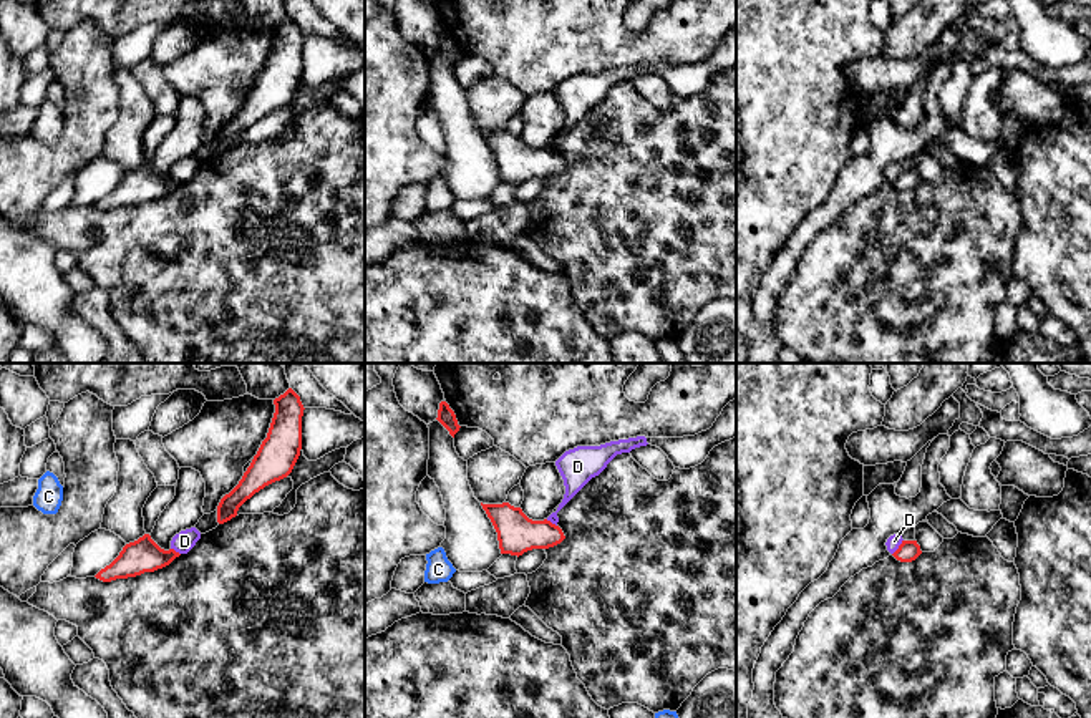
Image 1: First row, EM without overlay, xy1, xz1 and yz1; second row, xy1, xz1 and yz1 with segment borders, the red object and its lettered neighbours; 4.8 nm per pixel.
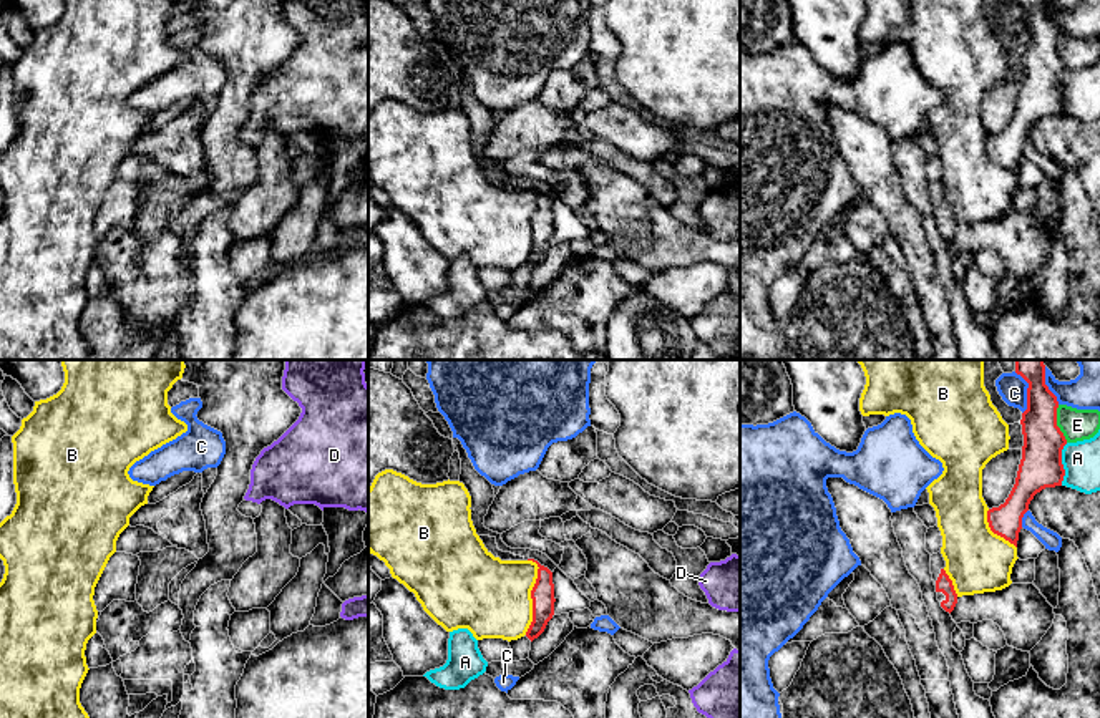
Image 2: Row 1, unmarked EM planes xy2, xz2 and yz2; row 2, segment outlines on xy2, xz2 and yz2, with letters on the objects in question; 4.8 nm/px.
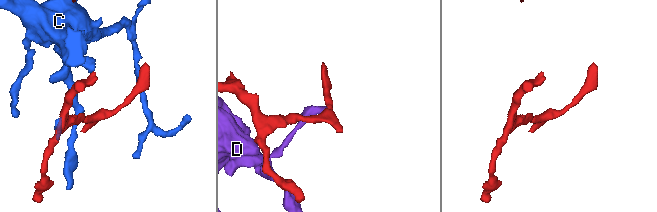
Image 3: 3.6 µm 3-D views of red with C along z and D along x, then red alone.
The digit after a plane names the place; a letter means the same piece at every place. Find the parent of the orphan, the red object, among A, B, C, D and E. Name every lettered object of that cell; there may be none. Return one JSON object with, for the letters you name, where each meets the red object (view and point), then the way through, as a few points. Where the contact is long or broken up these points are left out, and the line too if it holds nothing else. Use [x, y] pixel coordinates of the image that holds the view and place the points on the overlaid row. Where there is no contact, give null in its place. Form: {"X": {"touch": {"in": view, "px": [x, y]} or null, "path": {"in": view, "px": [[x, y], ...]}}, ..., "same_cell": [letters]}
{"same_cell": []}

